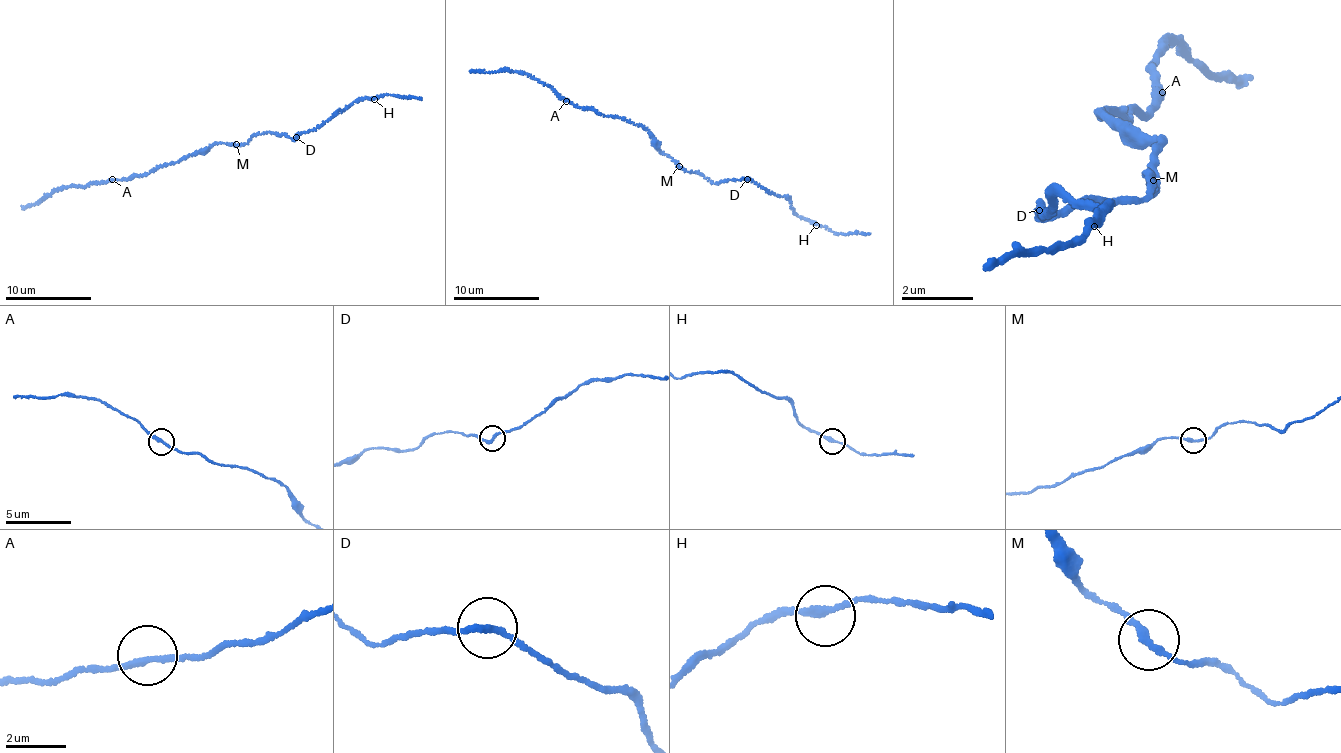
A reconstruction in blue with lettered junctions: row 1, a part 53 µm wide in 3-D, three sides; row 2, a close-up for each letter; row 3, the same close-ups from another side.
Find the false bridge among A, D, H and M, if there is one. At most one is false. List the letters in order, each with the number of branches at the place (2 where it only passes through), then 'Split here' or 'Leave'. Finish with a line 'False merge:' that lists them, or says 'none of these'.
A: Branches: 2. Leave
D: Branches: 2. Leave
H: Branches: 2. Leave
M: Branches: 2. Leave
False merge: none of these

